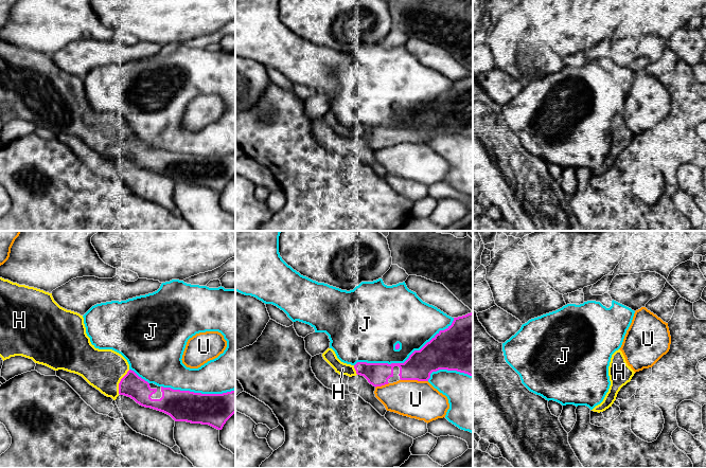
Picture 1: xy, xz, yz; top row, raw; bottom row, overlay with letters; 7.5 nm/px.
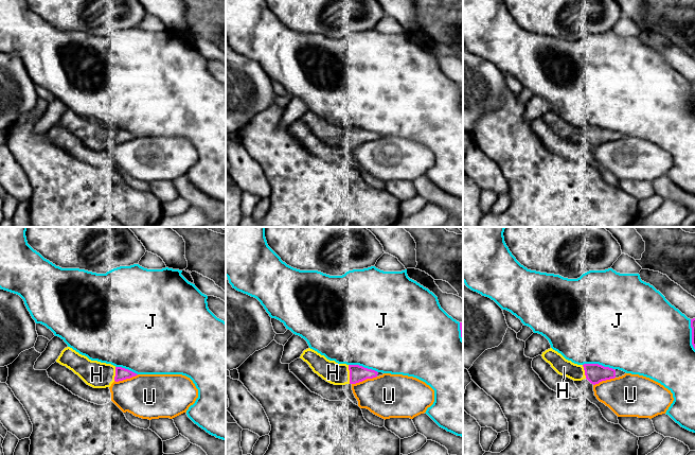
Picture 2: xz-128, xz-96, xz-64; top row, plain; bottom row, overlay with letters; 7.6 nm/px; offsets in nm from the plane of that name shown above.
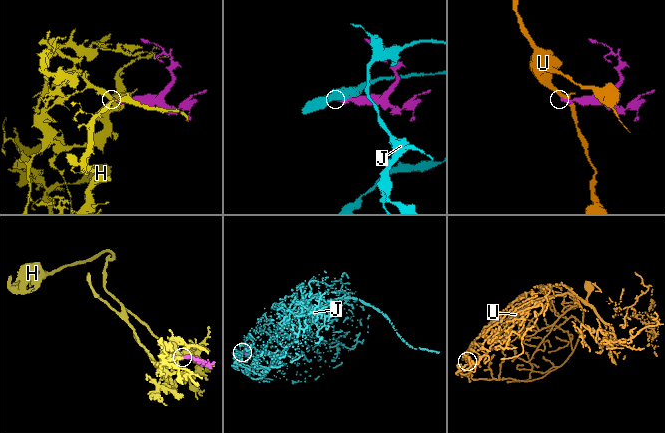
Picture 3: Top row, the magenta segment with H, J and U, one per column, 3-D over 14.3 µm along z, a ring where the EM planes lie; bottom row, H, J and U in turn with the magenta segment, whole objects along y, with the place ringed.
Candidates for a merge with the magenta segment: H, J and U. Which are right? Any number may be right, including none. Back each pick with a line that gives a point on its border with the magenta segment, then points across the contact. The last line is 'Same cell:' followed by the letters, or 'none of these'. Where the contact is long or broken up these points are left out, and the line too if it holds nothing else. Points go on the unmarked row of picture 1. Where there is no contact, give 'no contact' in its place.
H: contact xy (120, 144)
Same cell: H

